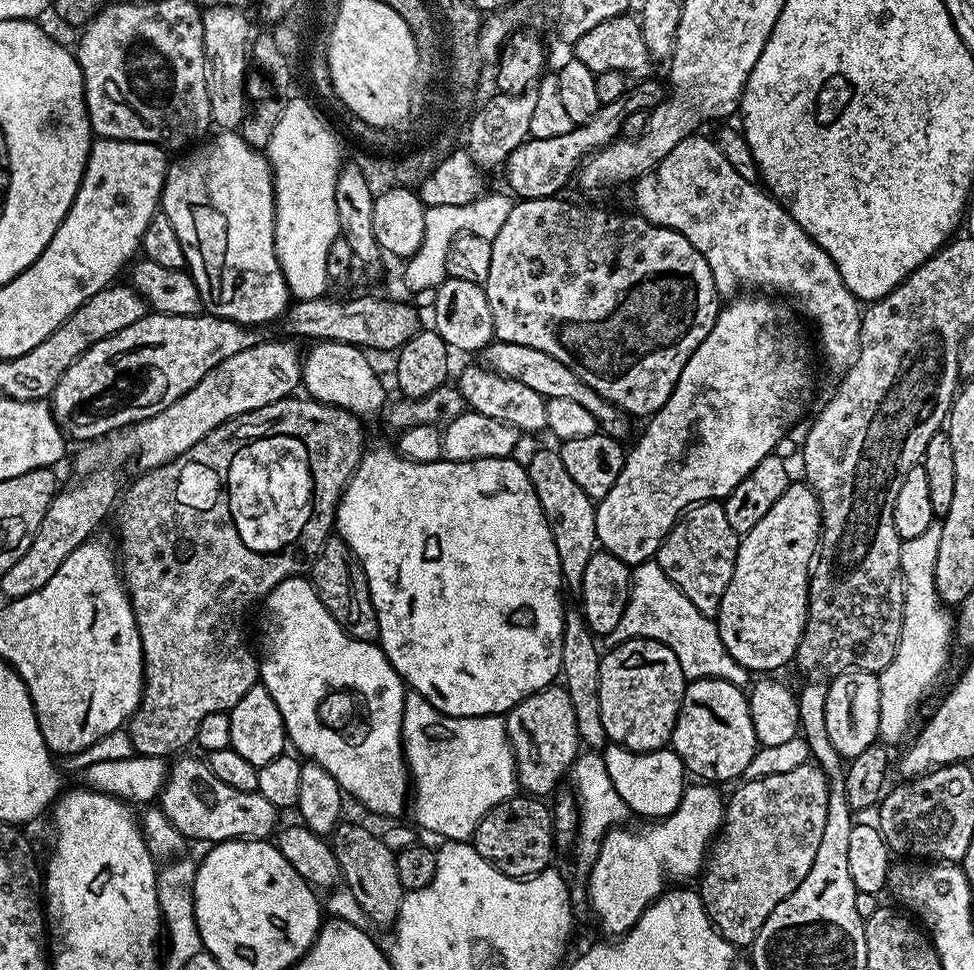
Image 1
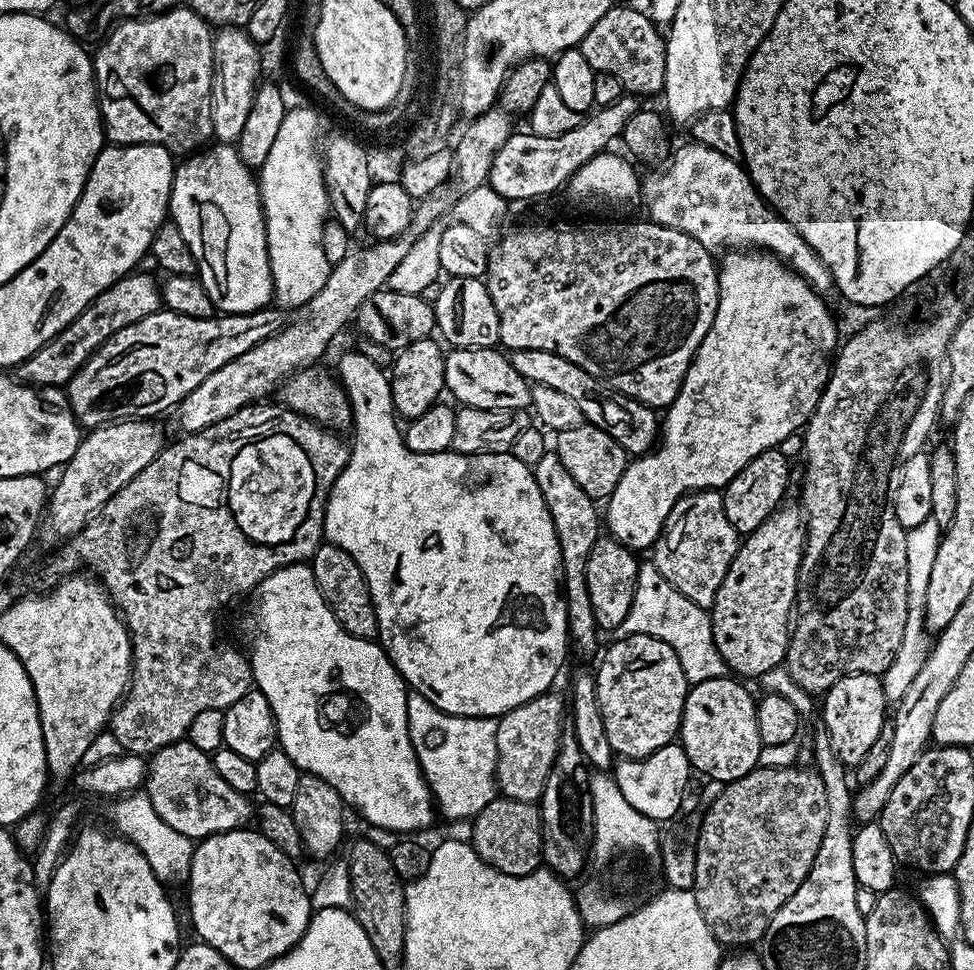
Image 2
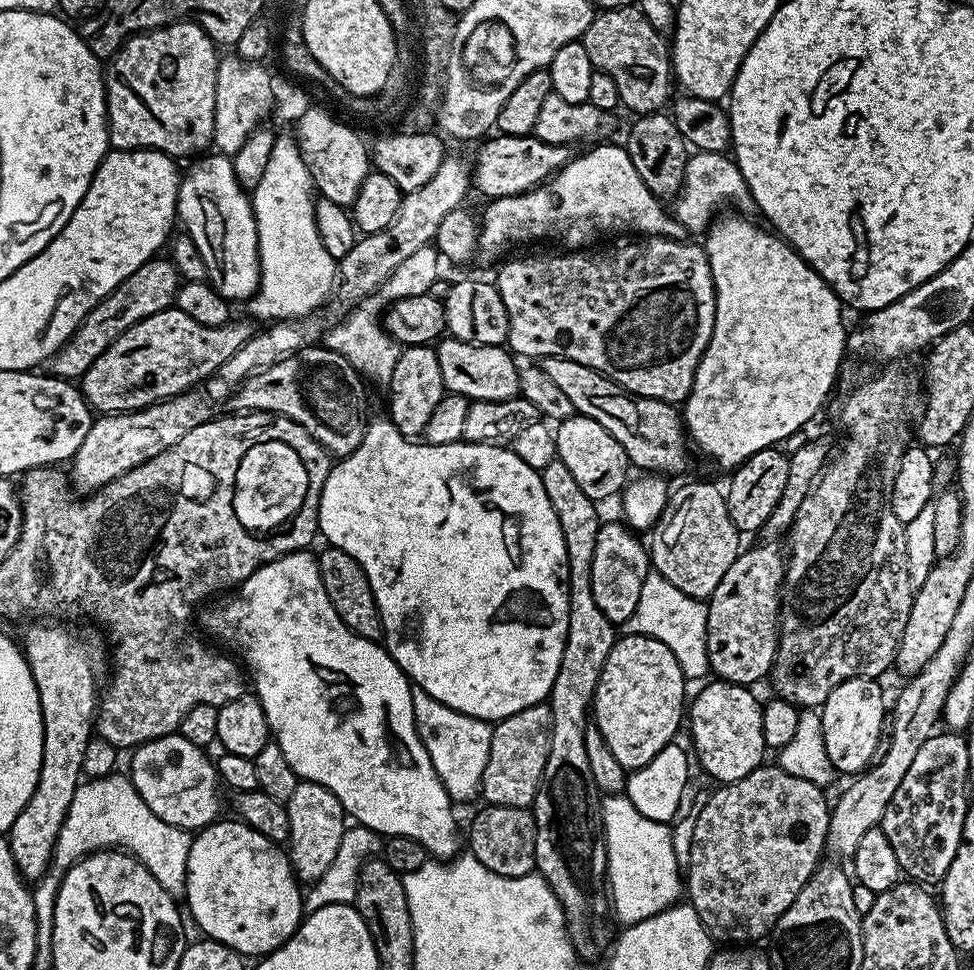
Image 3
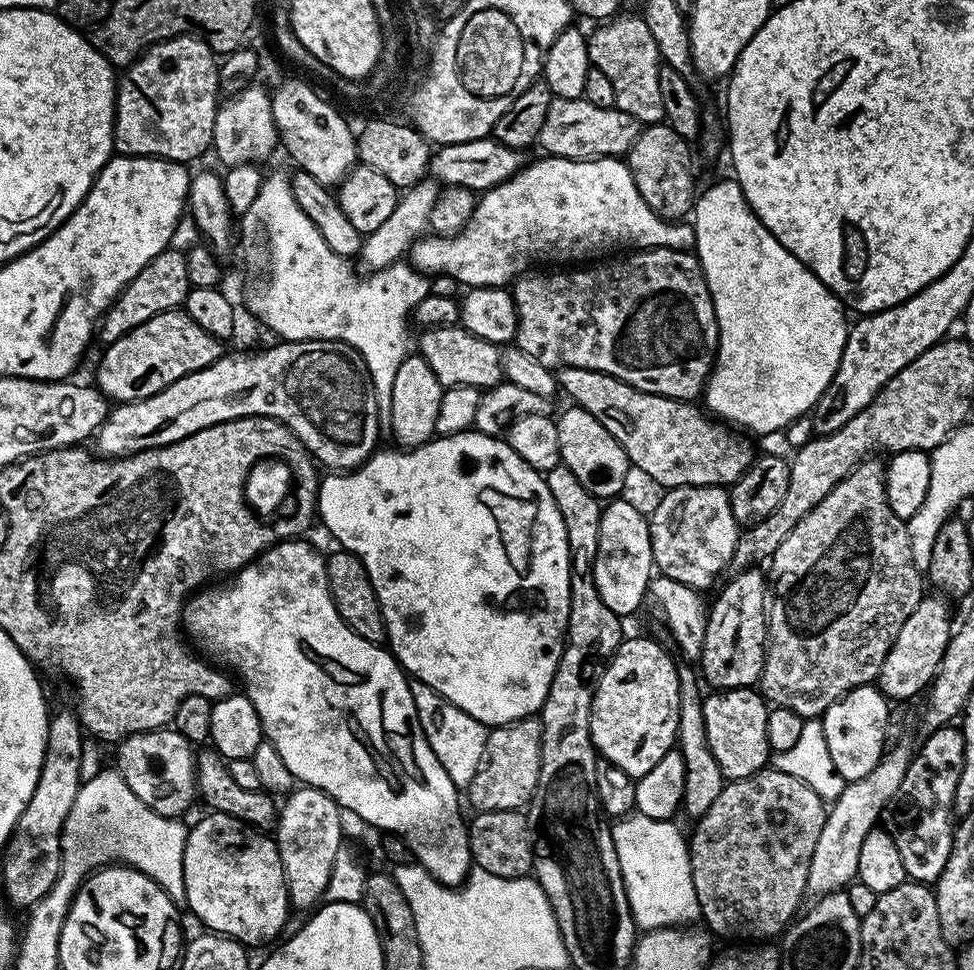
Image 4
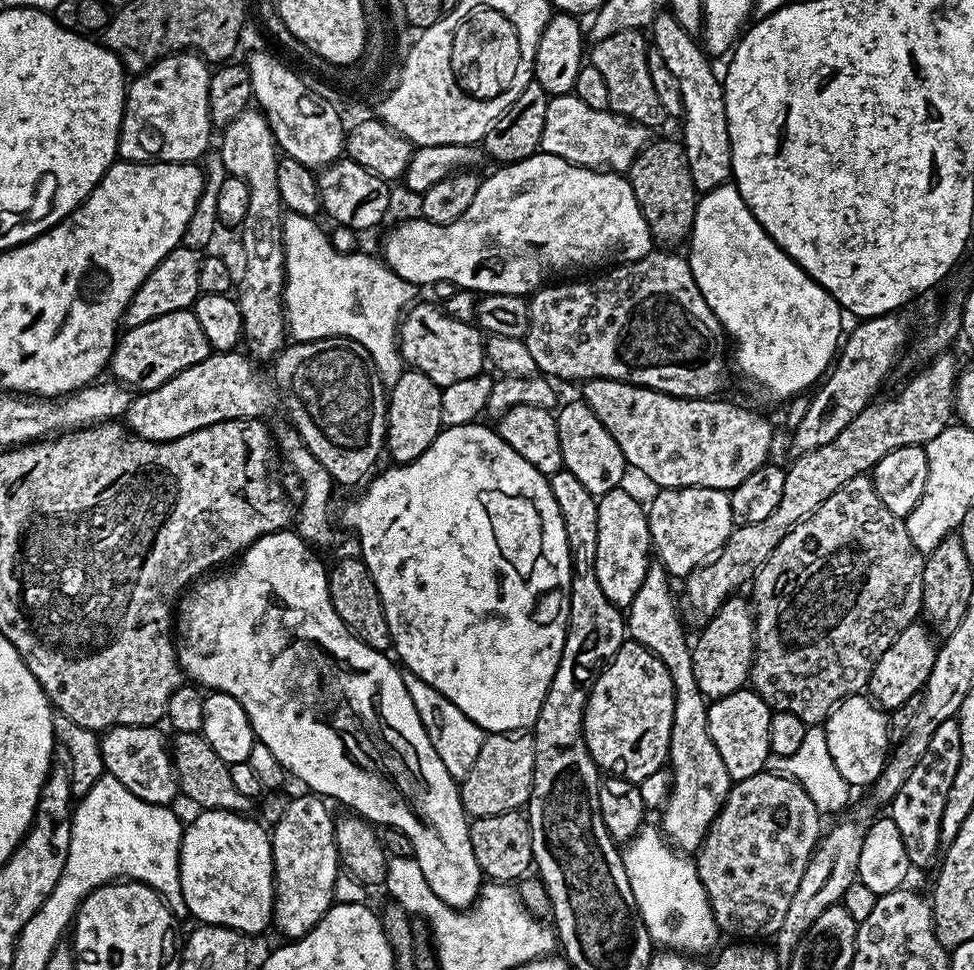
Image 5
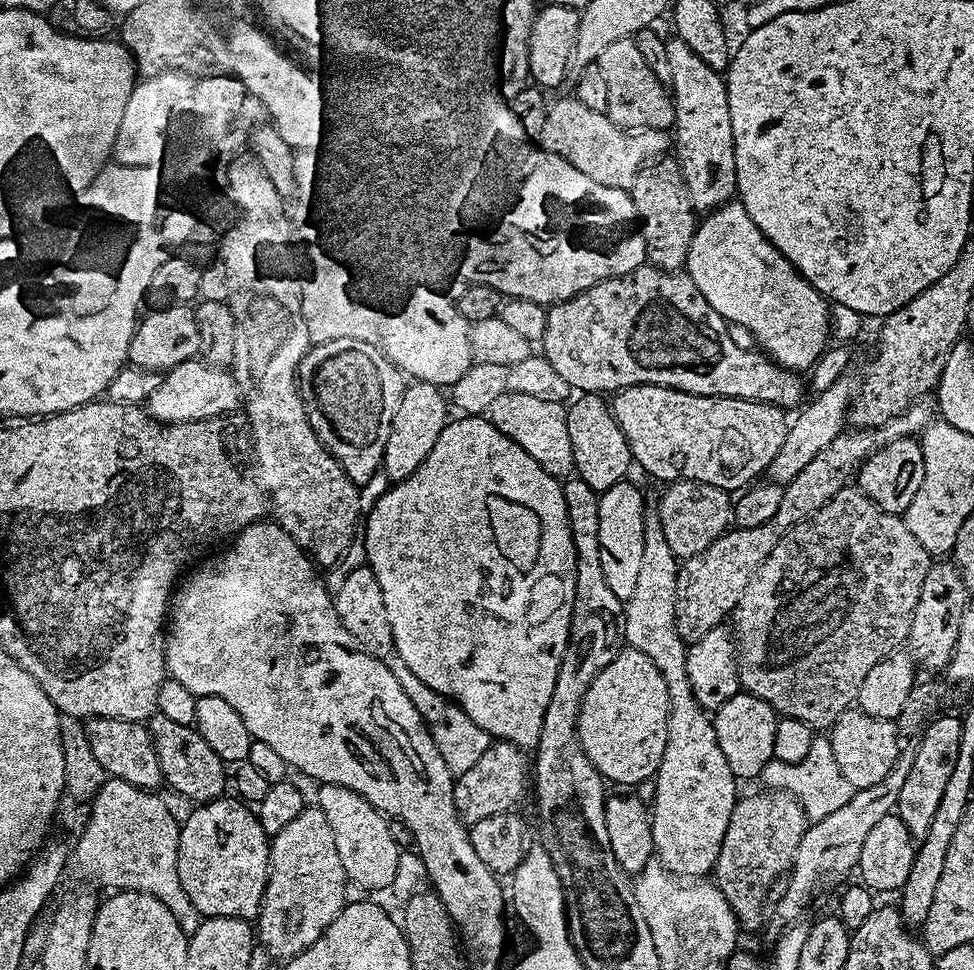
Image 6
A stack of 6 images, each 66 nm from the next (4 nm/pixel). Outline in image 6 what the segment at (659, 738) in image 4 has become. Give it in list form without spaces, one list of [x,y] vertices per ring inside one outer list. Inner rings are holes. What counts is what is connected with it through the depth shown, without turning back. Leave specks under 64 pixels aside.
[[[629,647],[620,651],[614,658],[614,662],[610,662],[610,666],[603,668],[598,674],[598,678],[594,678],[594,682],[590,682],[590,686],[582,698],[580,713],[576,716],[576,734],[580,739],[580,745],[586,754],[586,758],[590,758],[590,762],[600,771],[605,781],[612,783],[613,780],[616,784],[640,784],[643,780],[651,781],[655,777],[658,766],[662,762],[662,750],[666,750],[667,725],[668,695],[666,694],[666,682],[662,682],[662,674],[658,674],[658,666],[654,666],[654,662],[650,662],[650,658],[646,658],[646,654]]]

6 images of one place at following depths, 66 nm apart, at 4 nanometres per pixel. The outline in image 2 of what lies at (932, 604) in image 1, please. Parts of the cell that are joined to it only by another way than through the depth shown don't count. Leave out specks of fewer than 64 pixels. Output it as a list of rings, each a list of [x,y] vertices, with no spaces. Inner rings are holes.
[[[929,522],[917,528],[907,529],[906,538],[906,574],[908,575],[908,617],[906,630],[902,638],[902,646],[894,658],[894,662],[882,674],[884,681],[884,698],[888,702],[898,702],[910,690],[914,678],[928,658],[930,636],[924,626],[924,603],[926,602],[926,586],[930,586],[930,570],[934,566],[934,554],[938,554],[941,533],[935,524]]]

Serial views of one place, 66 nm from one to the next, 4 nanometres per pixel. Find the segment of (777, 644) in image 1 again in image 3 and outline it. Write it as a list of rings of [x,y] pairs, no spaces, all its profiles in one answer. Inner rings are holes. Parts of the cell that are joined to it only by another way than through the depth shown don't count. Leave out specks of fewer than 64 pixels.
[[[764,542],[757,548],[745,547],[736,561],[726,570],[722,582],[718,582],[718,590],[709,596],[706,603],[706,650],[708,666],[713,677],[725,680],[728,684],[756,686],[760,679],[767,677],[776,660],[776,642],[780,622],[780,594],[784,583],[786,556],[781,545],[776,542]]]

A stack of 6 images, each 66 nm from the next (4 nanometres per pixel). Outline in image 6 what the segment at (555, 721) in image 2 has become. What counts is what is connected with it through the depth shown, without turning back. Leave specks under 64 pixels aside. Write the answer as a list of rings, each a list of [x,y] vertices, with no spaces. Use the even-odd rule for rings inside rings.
[[[507,740],[489,743],[486,754],[470,766],[470,770],[459,773],[452,781],[450,799],[452,809],[465,825],[471,826],[482,818],[494,814],[513,811],[517,807],[520,795],[524,792],[524,783],[530,780],[530,764],[524,761],[525,753]]]

